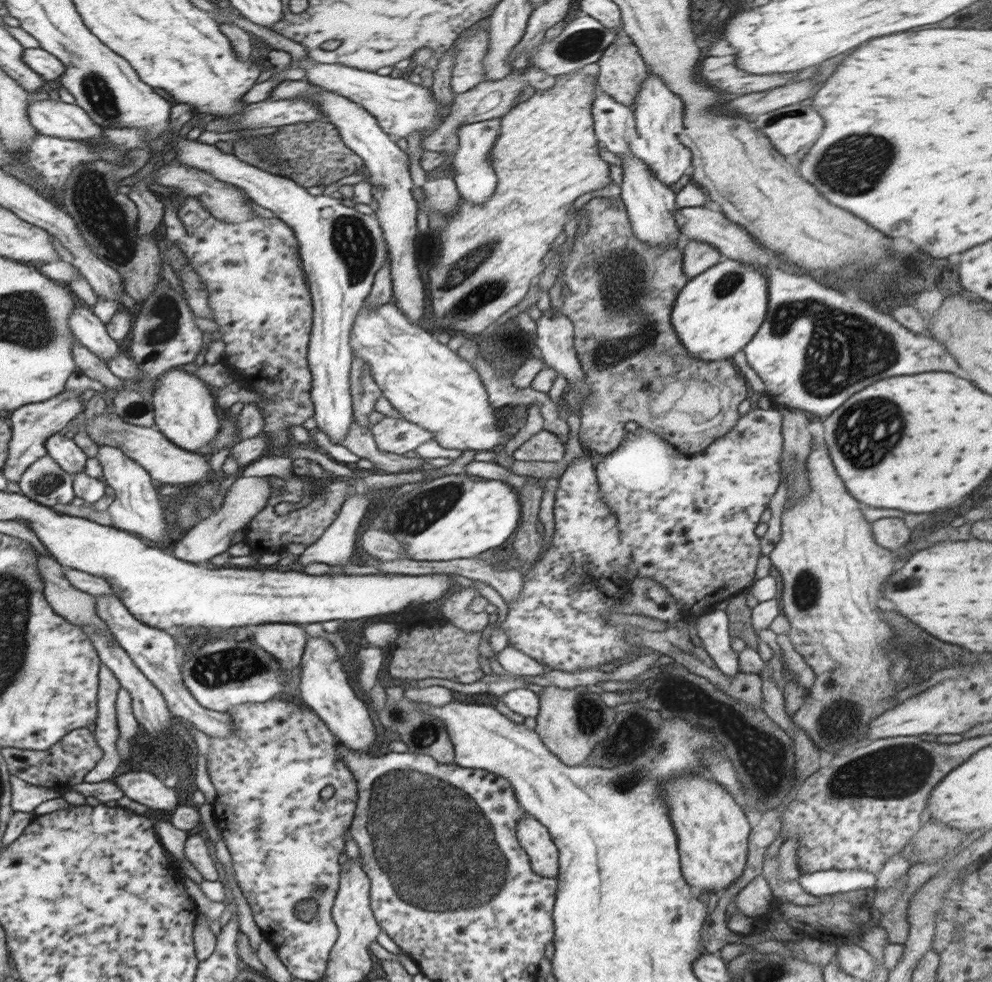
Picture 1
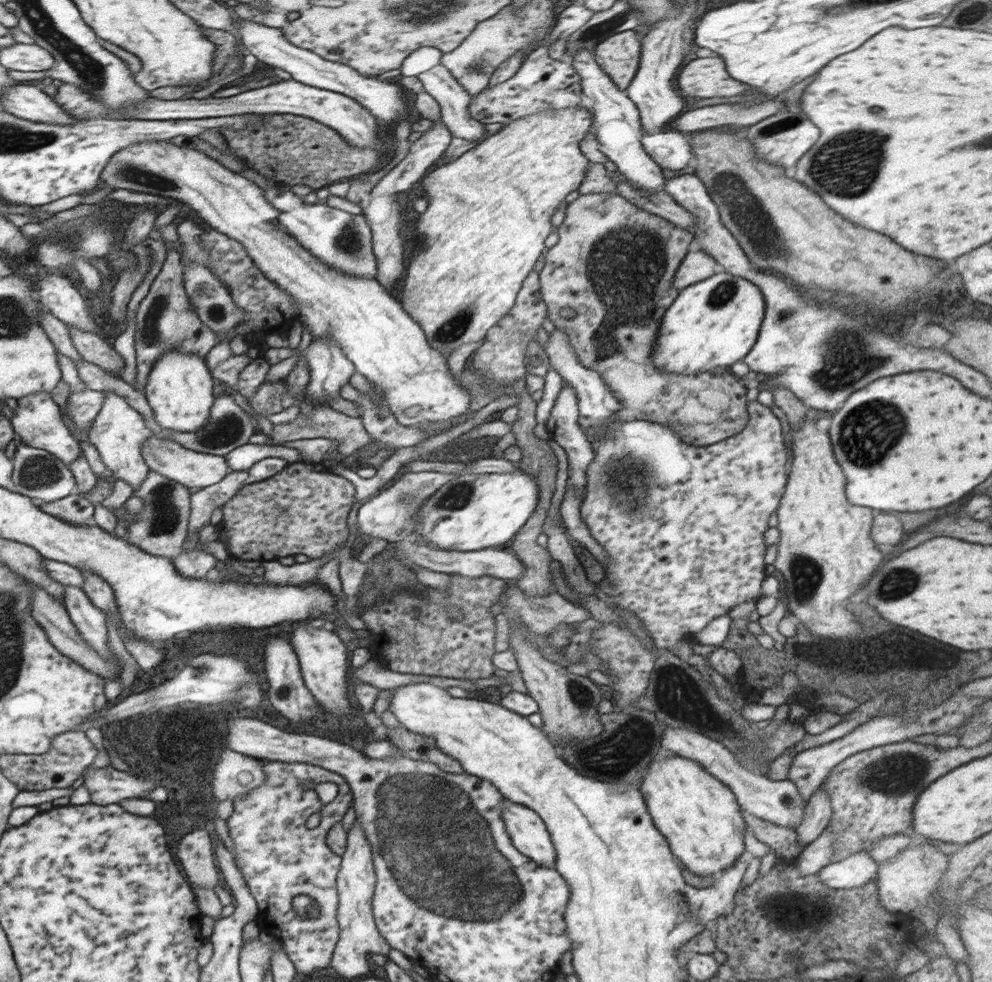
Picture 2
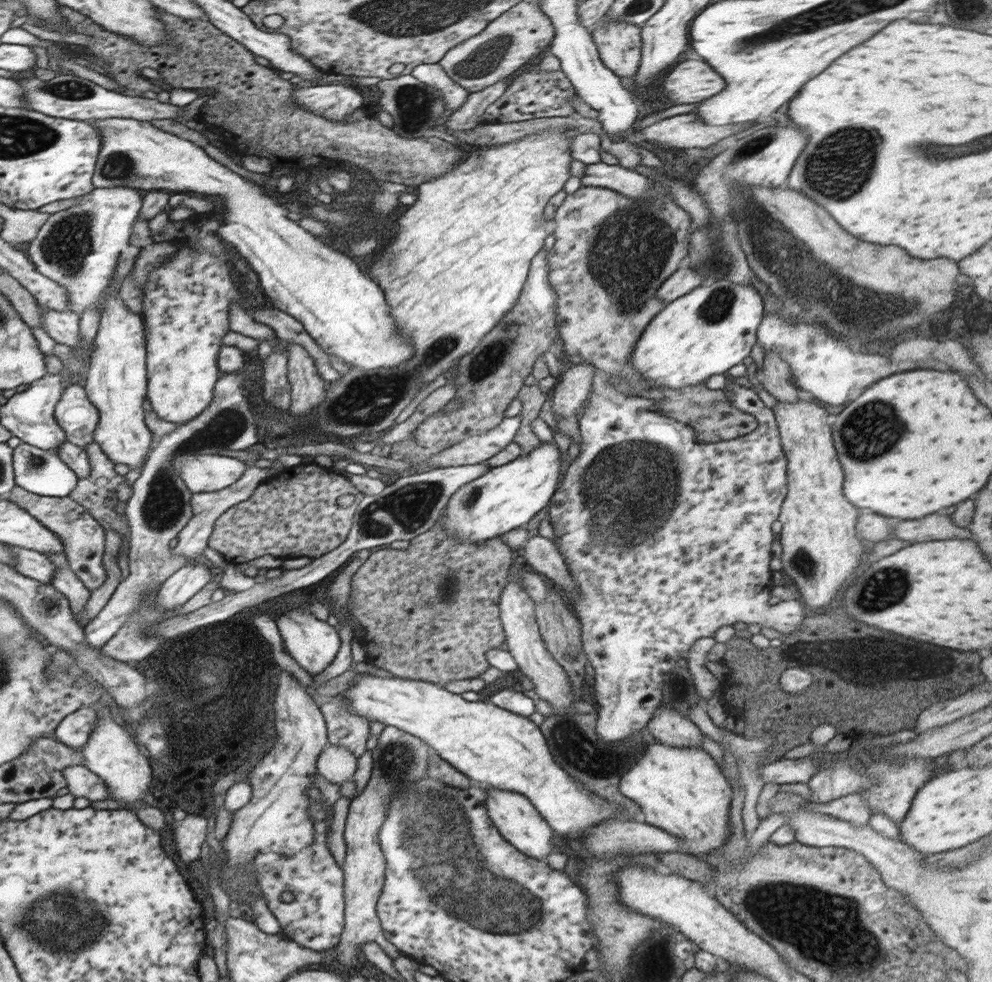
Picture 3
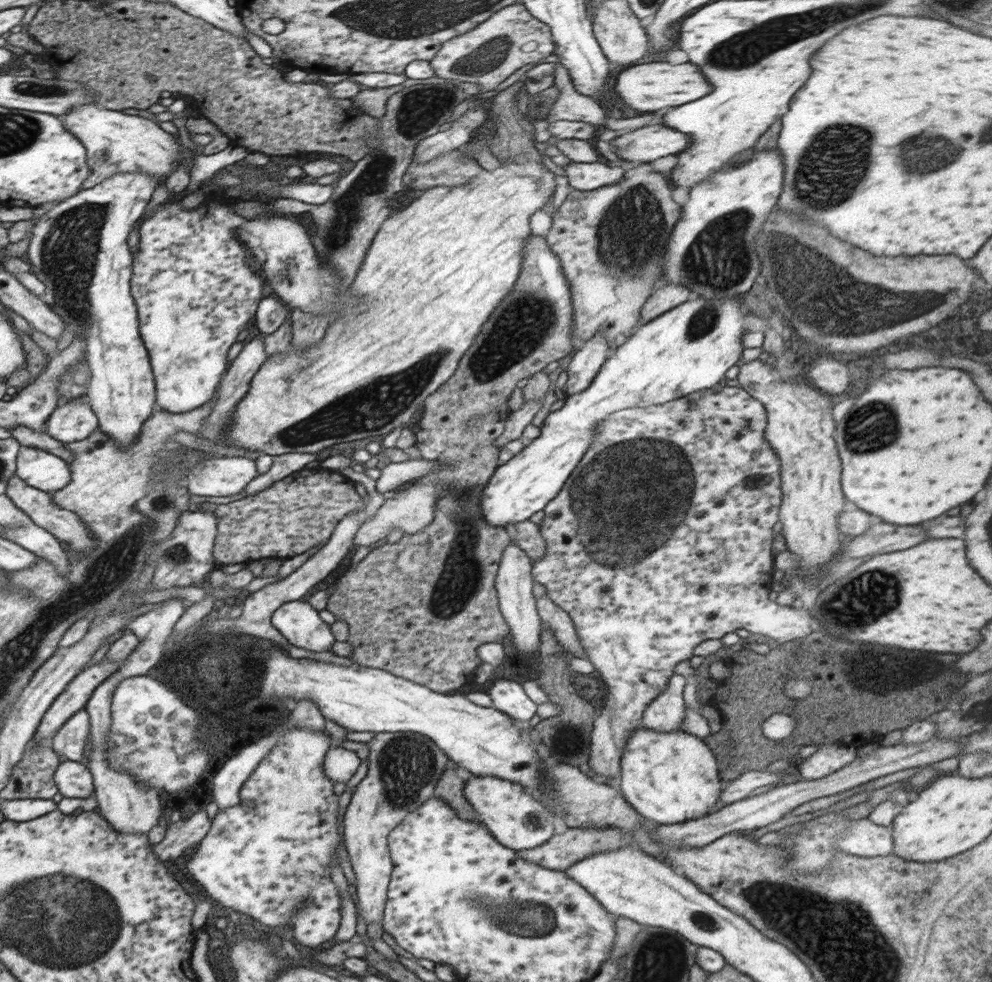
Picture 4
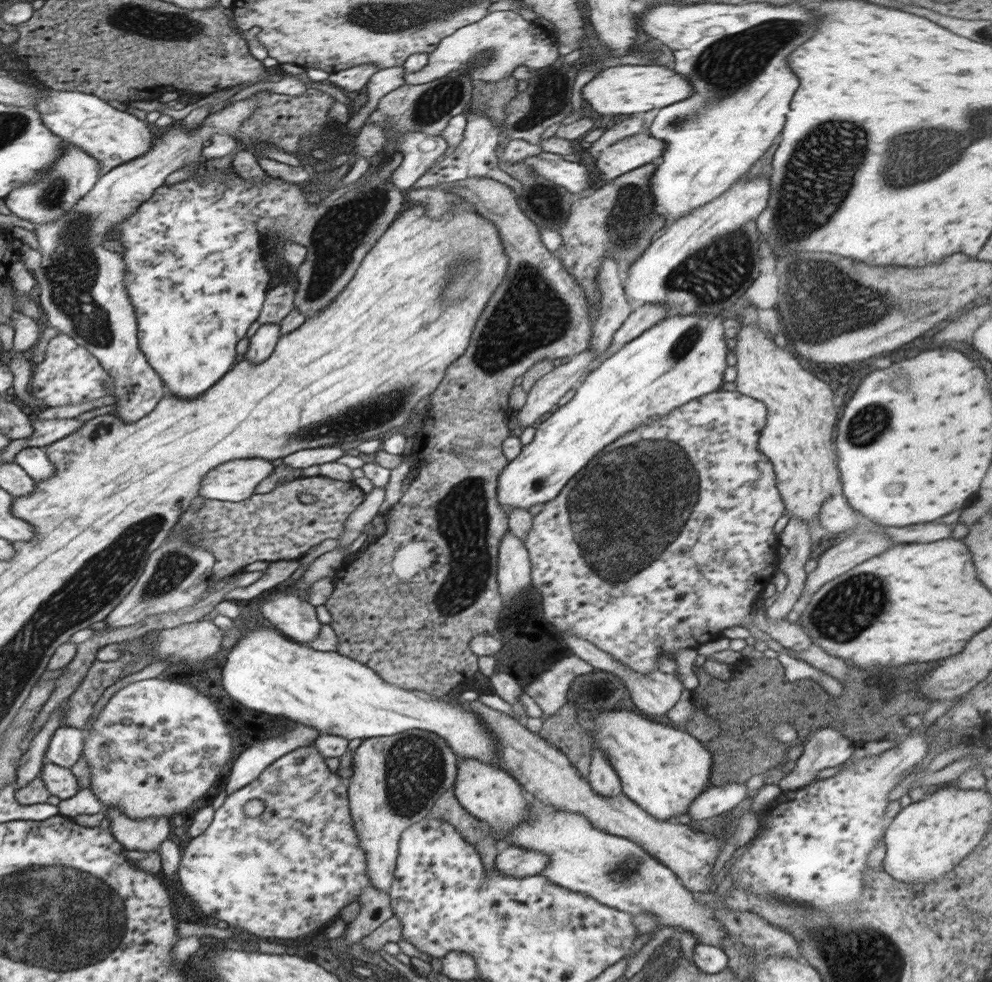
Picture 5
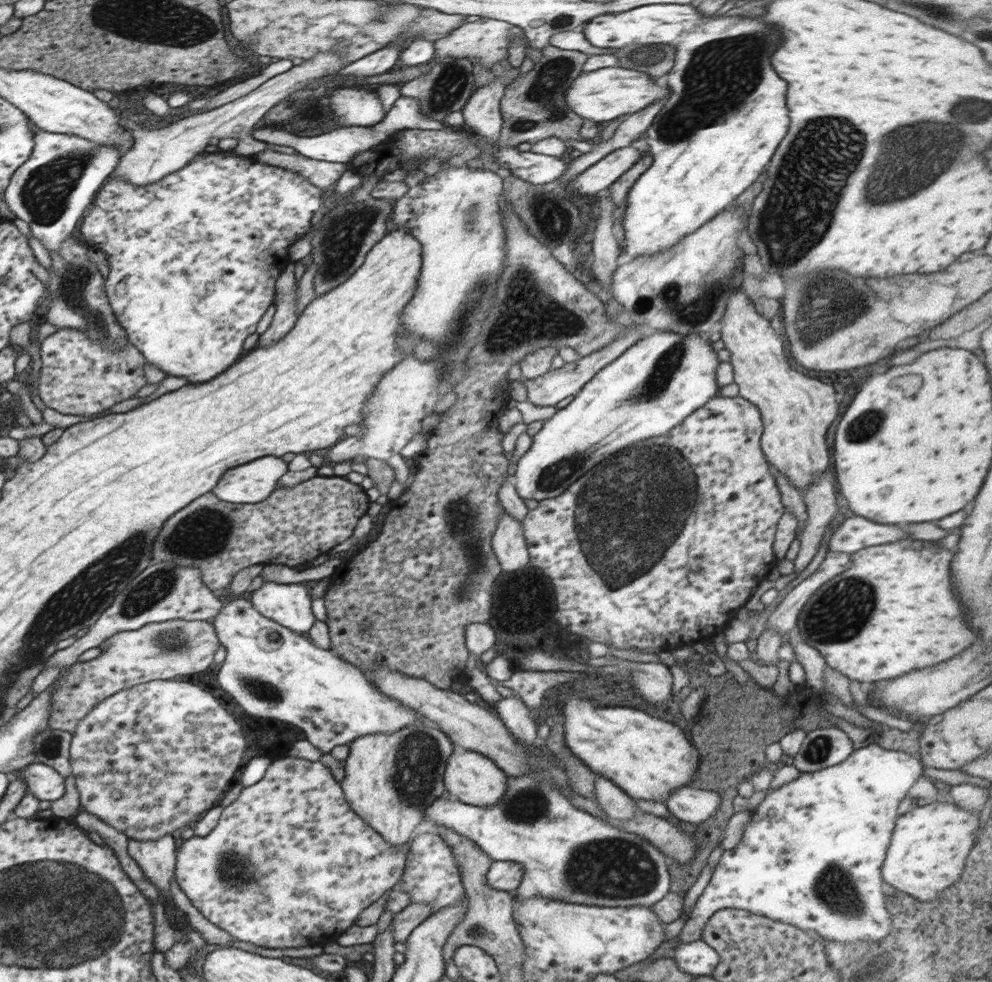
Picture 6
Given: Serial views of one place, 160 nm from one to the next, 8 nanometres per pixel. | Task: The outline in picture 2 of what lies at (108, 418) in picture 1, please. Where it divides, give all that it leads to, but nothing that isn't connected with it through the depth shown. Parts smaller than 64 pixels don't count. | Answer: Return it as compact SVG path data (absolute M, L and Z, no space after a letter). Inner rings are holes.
M153 433L149 440L145 442L143 457L149 470L166 476L166 478L188 487L191 491L210 487L230 473L225 456L188 450L181 444L168 440L158 433Z

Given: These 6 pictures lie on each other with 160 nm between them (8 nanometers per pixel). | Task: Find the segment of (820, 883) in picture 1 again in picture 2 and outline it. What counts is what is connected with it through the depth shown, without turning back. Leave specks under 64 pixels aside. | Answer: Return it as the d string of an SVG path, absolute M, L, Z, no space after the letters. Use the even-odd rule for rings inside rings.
M858 852L846 861L828 864L816 876L826 888L848 890L863 887L872 878L877 878L878 867L875 858L866 852Z

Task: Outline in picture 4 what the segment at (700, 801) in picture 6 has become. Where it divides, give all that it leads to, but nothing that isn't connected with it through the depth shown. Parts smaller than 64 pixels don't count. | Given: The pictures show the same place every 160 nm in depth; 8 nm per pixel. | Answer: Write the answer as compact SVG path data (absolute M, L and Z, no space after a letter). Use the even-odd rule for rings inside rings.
M757 770L752 774L741 774L733 781L724 784L716 808L720 810L722 806L728 806L746 798L752 790L767 784L776 785L779 780L781 780L780 772L768 773L766 770Z

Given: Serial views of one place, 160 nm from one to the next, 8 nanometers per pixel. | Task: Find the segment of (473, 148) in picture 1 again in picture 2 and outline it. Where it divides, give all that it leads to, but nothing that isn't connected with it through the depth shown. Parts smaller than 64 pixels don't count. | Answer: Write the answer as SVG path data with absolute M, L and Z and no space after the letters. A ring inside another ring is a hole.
M437 64L417 77L423 84L423 90L440 105L441 121L452 137L478 144L486 138L485 124L471 118L469 113L472 95L464 90L444 65Z

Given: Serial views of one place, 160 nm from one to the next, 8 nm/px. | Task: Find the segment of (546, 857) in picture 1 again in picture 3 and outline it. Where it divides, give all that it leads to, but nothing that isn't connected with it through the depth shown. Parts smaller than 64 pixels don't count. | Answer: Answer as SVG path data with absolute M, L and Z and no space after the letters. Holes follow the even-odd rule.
M497 788L486 789L485 793L485 807L490 821L512 847L522 854L540 861L545 860L553 852L554 842L552 840L554 840L555 834L526 796Z

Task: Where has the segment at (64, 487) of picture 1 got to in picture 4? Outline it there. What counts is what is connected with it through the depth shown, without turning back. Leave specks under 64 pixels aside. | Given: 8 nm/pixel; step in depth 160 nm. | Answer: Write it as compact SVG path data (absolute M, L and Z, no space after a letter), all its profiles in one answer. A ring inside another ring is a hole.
M21 446L17 452L16 476L28 486L55 493L72 482L68 462L49 452Z

